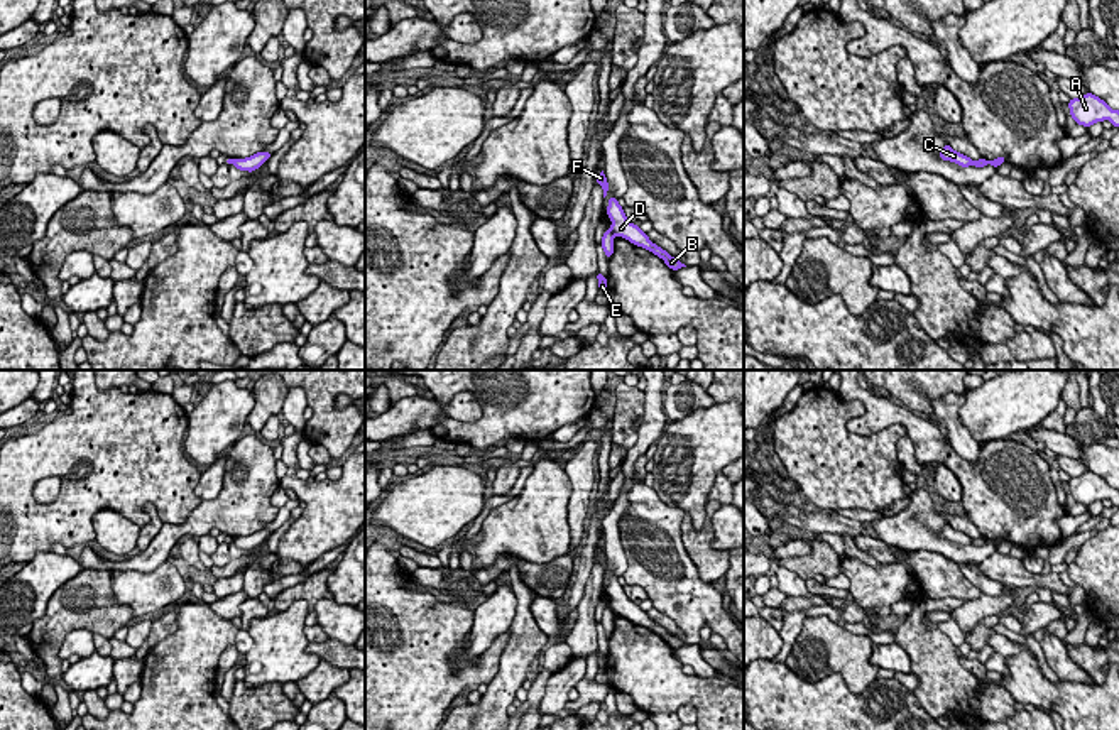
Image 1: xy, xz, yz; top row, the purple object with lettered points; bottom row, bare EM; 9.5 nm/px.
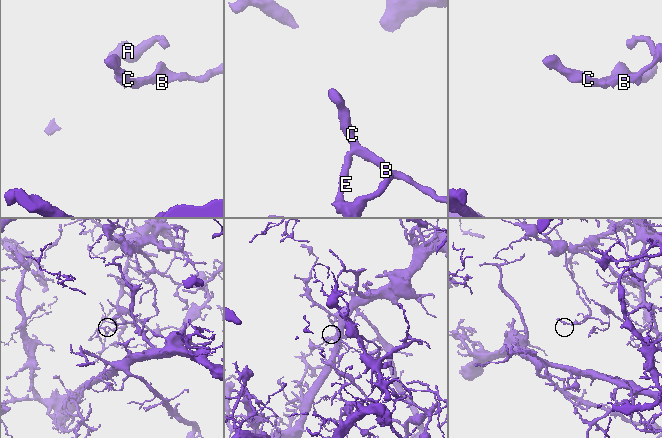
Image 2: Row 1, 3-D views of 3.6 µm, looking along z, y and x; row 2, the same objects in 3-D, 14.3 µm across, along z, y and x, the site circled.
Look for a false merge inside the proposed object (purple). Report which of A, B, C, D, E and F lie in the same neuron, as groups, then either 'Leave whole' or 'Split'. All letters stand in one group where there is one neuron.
Groups: A E / B C D F. Split

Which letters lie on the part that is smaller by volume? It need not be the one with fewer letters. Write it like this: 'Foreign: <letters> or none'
Foreign: A, E

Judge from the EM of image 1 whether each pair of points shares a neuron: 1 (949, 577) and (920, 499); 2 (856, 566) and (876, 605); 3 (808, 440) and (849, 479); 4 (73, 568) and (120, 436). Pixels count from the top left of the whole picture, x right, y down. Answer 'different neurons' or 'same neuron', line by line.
1: different neurons
2: same neuron
3: same neuron
4: different neurons

